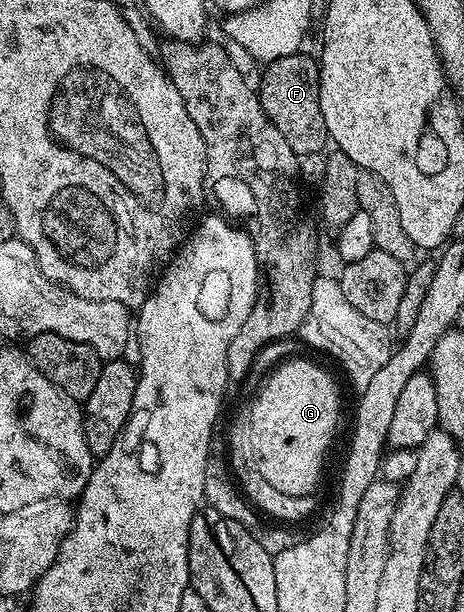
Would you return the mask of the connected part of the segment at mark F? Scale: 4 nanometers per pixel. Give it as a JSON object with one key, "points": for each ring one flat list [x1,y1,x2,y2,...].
{"points":[[298,53,287,57,279,57,274,63,268,64,264,68,265,72,261,75,261,87,259,83,263,113,267,113,271,125,275,125,275,129,279,129,279,133,283,133,283,141,287,141,287,145,291,145,291,149,299,157,317,155,321,150,324,152,326,150,325,143,328,144,330,142,327,125,323,121,323,109,319,109,319,77,321,76,321,68,314,56,312,59,311,56,305,54]]}

